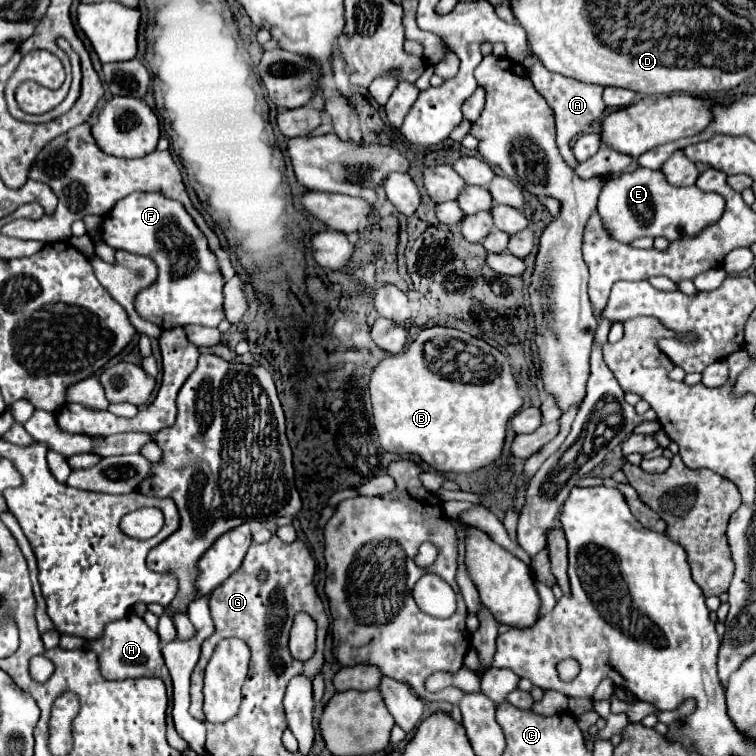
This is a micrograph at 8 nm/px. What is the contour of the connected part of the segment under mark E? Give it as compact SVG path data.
M636 169L632 173L622 173L618 177L610 177L598 199L598 215L604 219L604 227L608 227L608 235L612 239L630 245L642 237L666 237L668 241L692 237L700 233L704 227L716 223L724 211L724 199L718 193L700 191L696 185L692 187L674 187L668 185L660 171L652 169Z

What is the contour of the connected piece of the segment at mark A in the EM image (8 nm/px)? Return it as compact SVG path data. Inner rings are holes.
M536 61L532 65L532 69L528 71L528 77L534 83L536 91L554 109L554 115L556 115L556 144L566 163L574 170L577 161L572 153L570 141L576 135L580 135L582 131L586 131L594 121L600 121L600 117L602 117L602 113L606 109L606 105L602 101L602 87L600 85L588 85L588 83L576 81L576 79L560 75L560 73L552 73L540 61Z

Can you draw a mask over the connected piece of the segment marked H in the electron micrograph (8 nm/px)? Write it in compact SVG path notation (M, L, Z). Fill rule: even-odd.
M130 615L120 621L108 623L104 635L90 643L90 649L100 659L100 671L106 679L130 679L130 677L158 677L166 683L168 695L172 695L172 679L164 665L164 657L160 653L158 633L152 631L142 617Z

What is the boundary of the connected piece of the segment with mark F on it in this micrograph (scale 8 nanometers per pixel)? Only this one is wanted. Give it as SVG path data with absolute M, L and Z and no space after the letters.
M160 191L130 193L120 199L116 207L102 219L102 241L116 251L150 257L158 265L158 279L136 295L136 313L158 325L160 329L204 325L218 327L226 319L224 311L224 277L216 255L212 255L204 233L196 227L194 219L184 211L180 201L168 199Z

